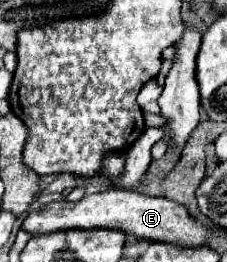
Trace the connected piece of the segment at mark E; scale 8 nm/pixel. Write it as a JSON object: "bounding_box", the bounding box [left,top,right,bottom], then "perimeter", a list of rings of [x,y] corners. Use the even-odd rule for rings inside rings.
{"bounding_box":[22,189,208,245],"perimeter":[[[112,189],[106,193],[94,193],[84,195],[80,201],[58,201],[48,203],[40,211],[28,213],[22,227],[36,235],[36,233],[52,233],[60,229],[122,229],[124,233],[132,233],[140,239],[156,239],[156,241],[168,241],[174,245],[206,245],[208,243],[208,229],[198,225],[190,213],[164,197],[150,197],[128,189]]]}

